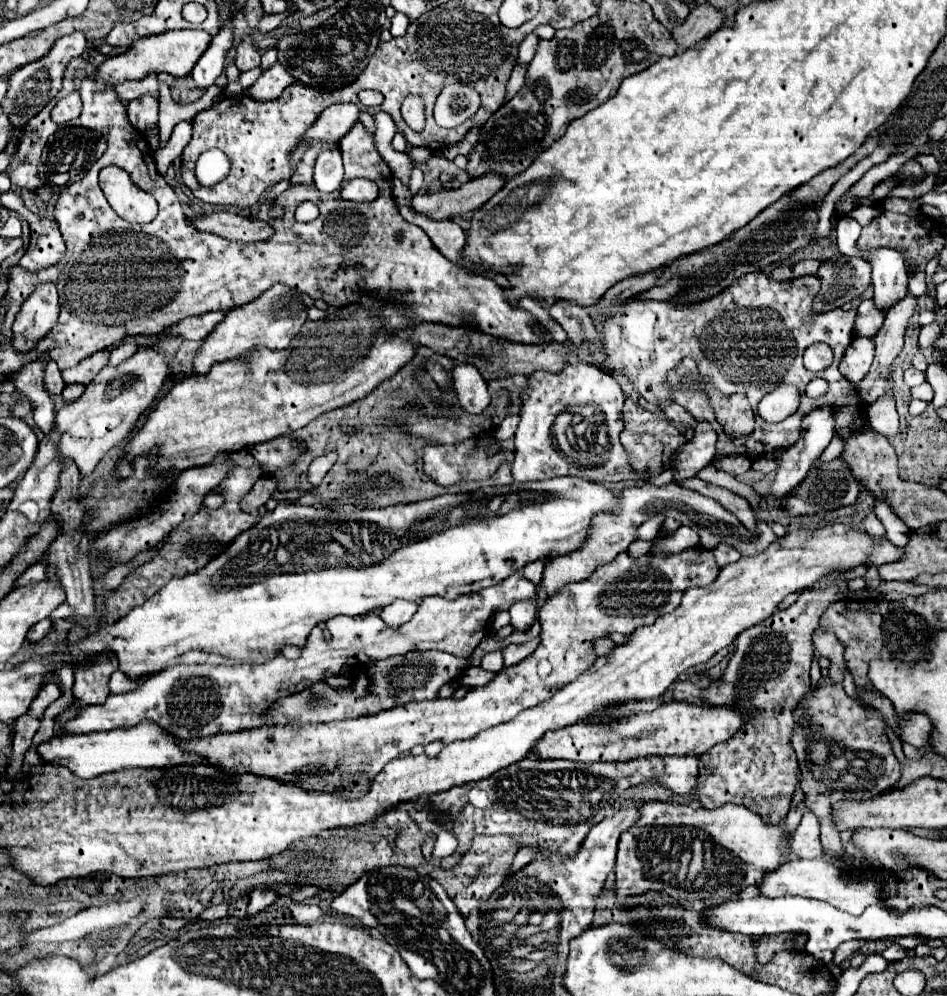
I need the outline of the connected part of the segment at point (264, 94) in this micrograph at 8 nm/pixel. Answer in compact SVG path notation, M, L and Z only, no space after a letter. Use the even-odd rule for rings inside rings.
M277 62L273 64L269 70L265 70L259 80L245 90L245 94L249 98L255 98L255 100L275 100L277 96L281 96L281 92L293 84L293 78L289 76L289 72Z

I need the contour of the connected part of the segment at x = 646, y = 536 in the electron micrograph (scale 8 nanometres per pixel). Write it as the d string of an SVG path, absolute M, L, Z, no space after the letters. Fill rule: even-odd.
M653 516L653 520L647 520L647 522L637 530L639 538L641 538L641 540L651 540L651 538L655 538L655 536L659 534L663 522L665 522L663 516Z

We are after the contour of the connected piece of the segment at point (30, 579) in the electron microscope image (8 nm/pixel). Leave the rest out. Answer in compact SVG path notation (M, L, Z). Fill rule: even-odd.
M39 560L37 564L29 566L19 578L17 578L17 584L15 586L29 586L29 584L35 584L35 582L41 582L45 578L45 570L47 570L47 564L43 560Z

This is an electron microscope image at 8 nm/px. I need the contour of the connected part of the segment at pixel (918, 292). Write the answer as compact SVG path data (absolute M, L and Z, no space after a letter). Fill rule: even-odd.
M915 270L915 272L909 276L909 292L911 292L911 296L915 296L915 298L923 296L923 294L925 294L925 288L927 288L927 284L925 284L925 274L923 274L921 270Z

